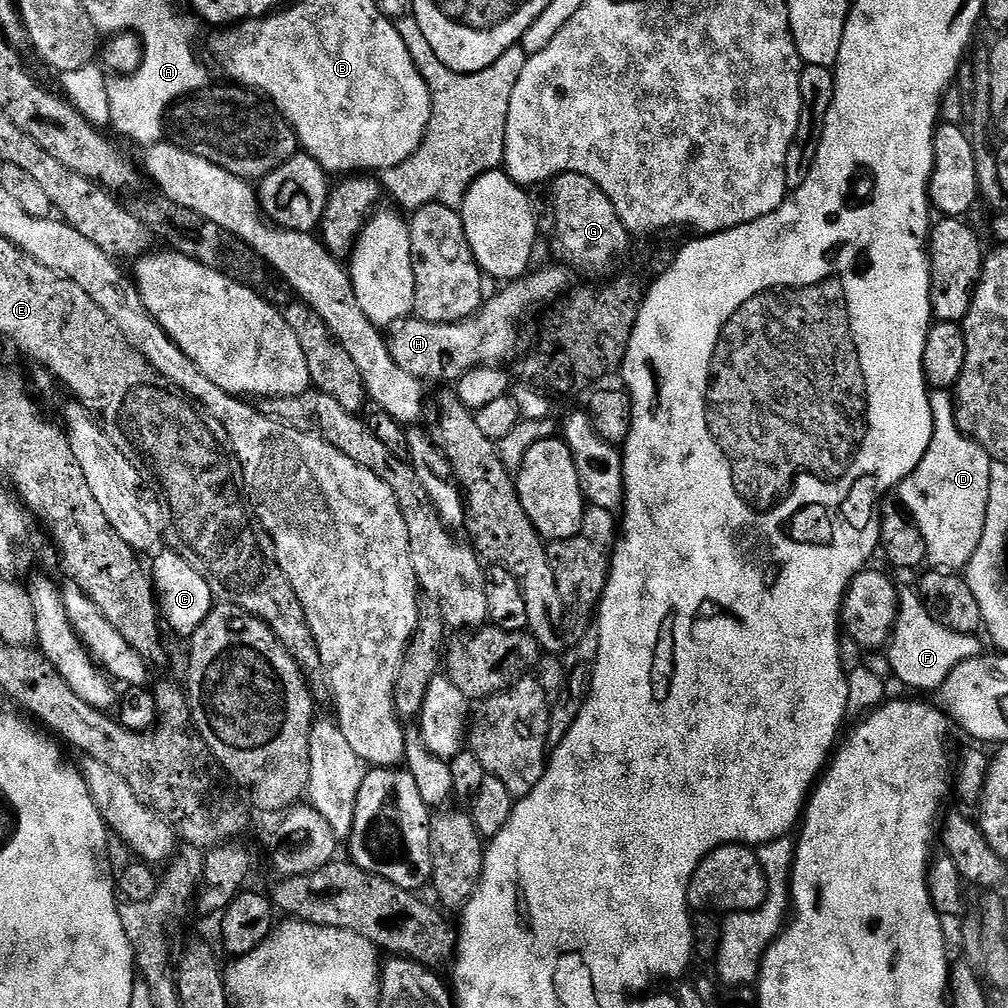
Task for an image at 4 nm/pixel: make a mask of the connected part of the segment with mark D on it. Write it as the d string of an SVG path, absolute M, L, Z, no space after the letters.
M938 398L932 400L932 438L923 458L914 471L909 473L899 485L896 493L905 511L919 528L920 537L926 542L927 559L937 560L944 570L963 569L978 550L978 542L982 542L982 530L986 526L986 506L990 494L990 470L994 461L980 444L965 436L956 424L955 413L944 410Z

